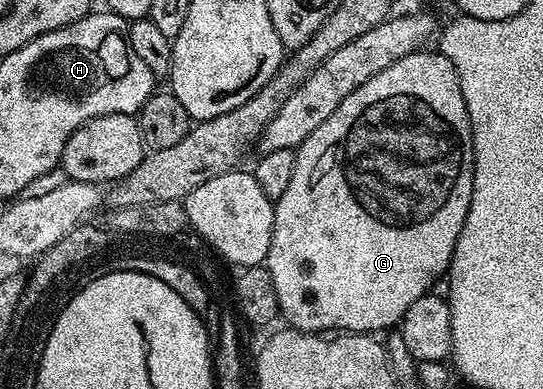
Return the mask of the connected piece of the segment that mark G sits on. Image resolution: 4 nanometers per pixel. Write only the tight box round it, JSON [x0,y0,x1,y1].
[267,51,473,335]

